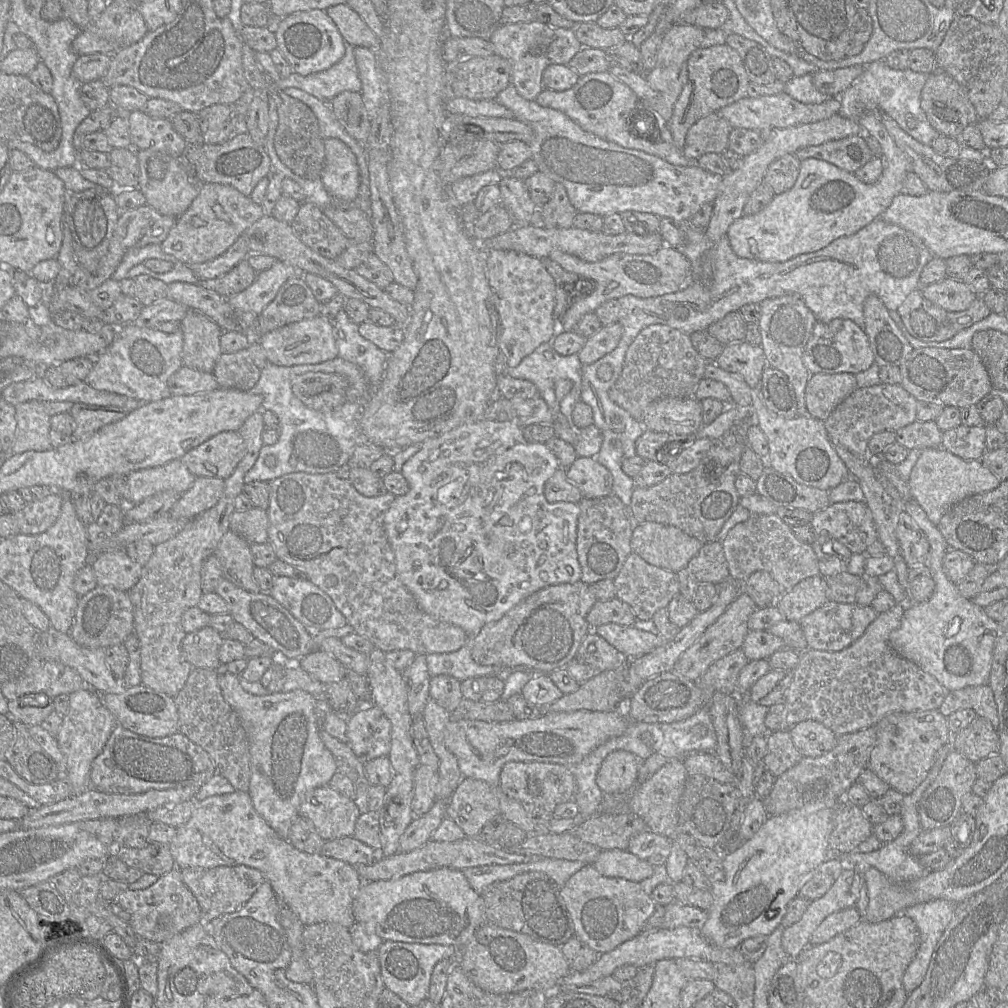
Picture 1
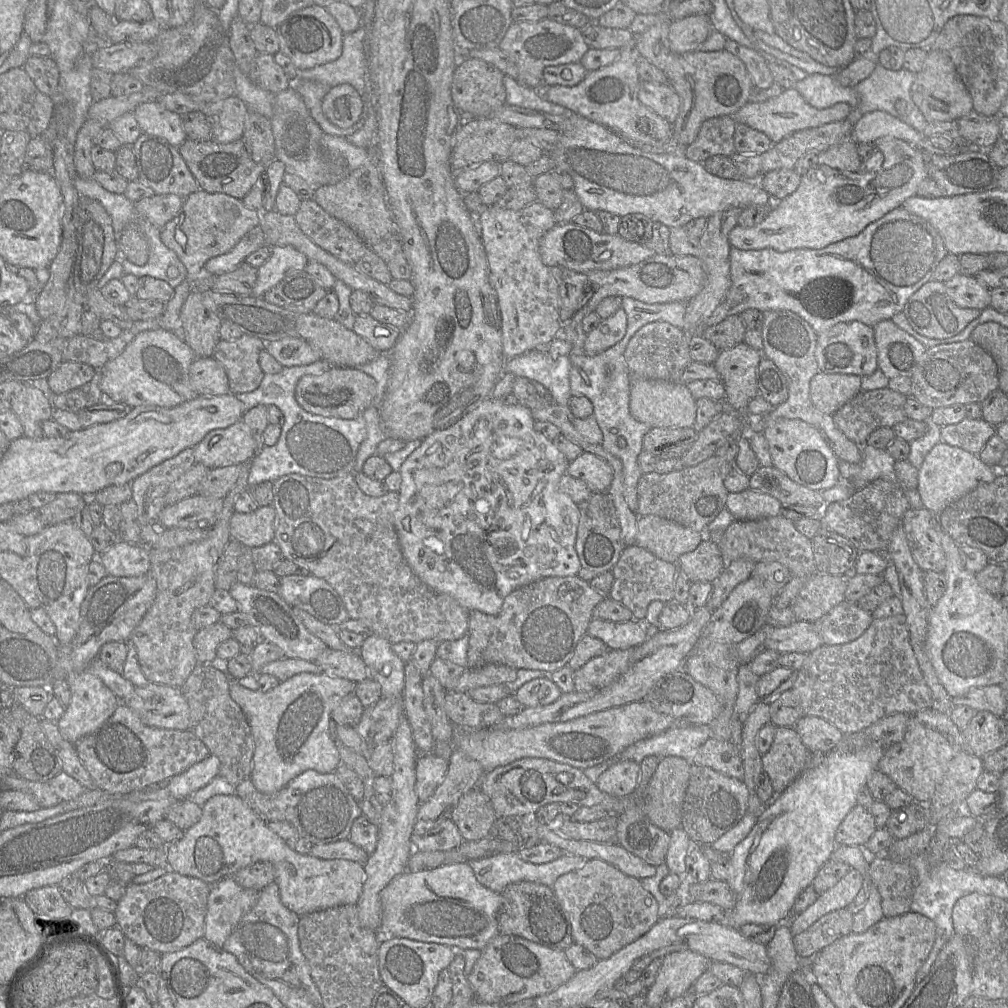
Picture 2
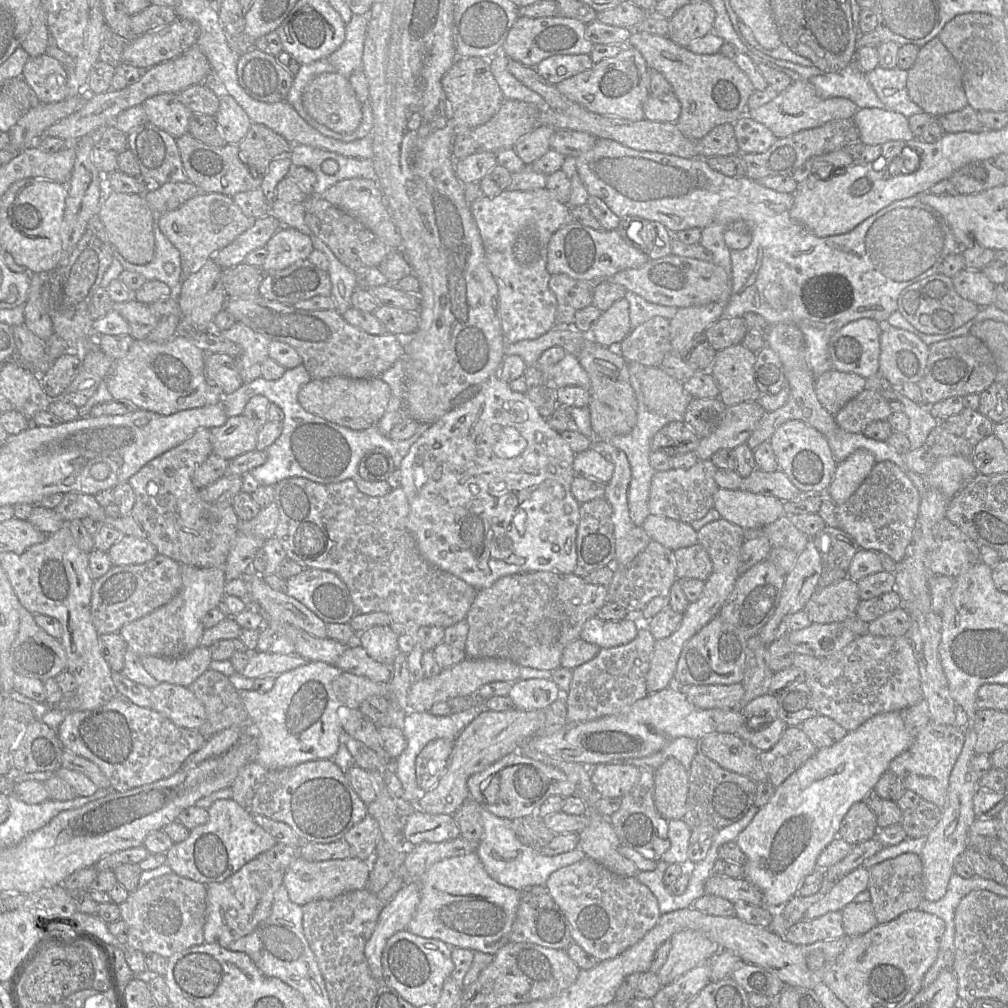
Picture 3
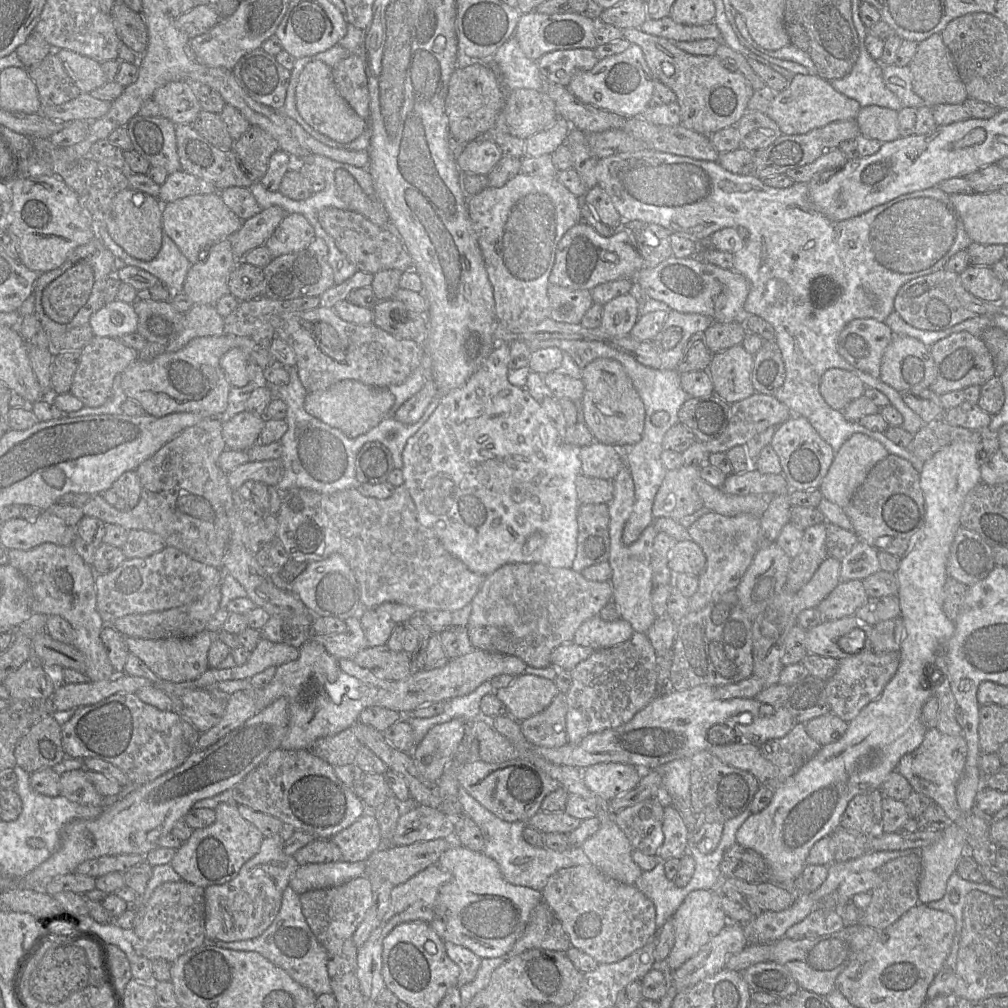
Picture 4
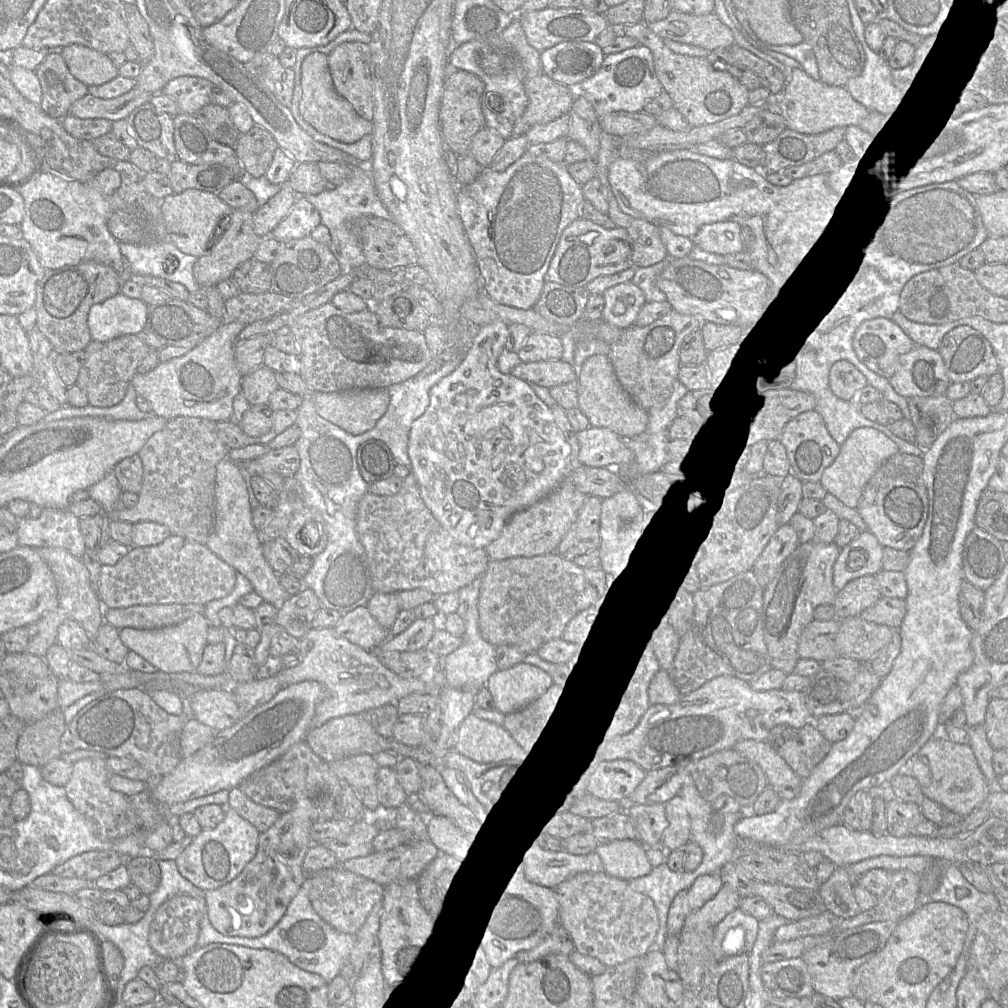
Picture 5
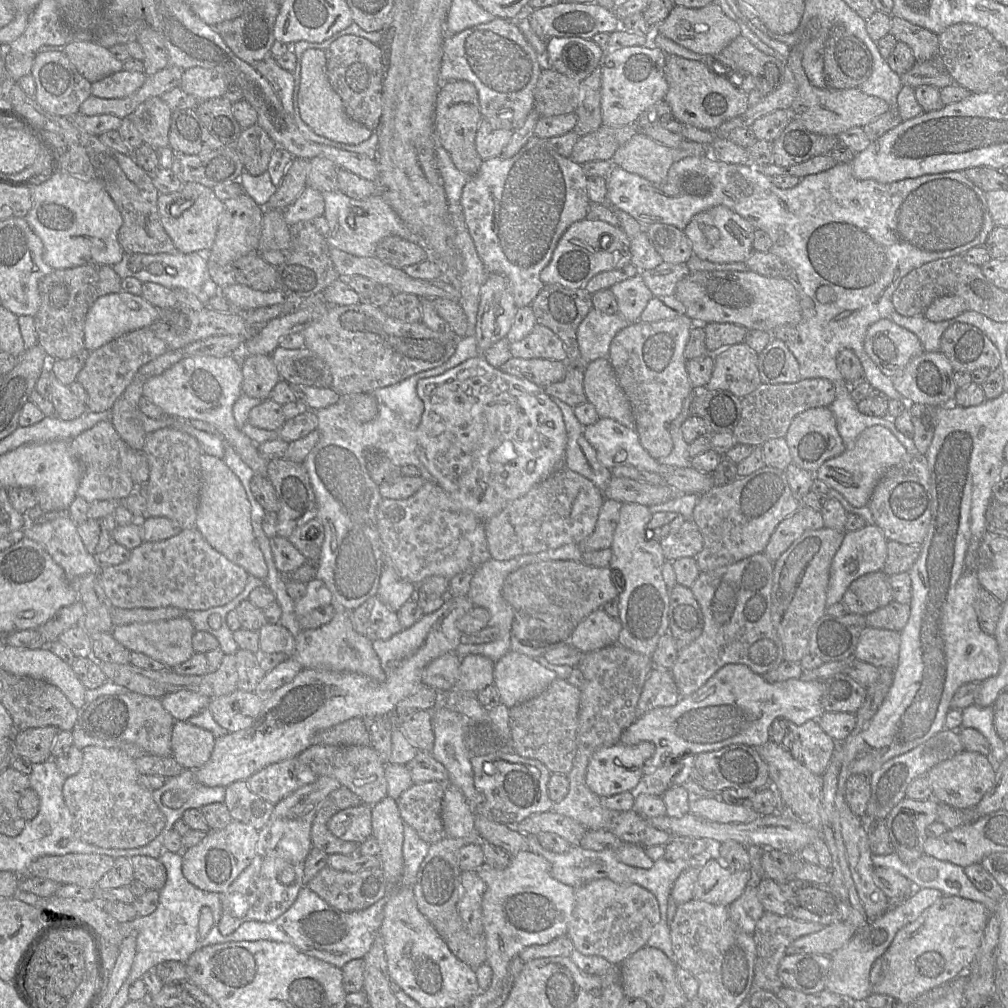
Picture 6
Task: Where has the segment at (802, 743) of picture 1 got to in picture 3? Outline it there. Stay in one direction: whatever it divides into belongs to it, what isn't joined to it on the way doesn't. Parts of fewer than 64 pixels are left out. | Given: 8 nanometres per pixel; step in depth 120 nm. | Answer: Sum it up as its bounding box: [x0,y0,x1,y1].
[800,714,848,750]

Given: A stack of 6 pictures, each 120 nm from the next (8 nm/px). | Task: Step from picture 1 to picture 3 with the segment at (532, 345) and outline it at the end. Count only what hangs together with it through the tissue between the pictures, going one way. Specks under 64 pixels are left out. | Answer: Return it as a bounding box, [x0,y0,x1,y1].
[470,188,570,343]

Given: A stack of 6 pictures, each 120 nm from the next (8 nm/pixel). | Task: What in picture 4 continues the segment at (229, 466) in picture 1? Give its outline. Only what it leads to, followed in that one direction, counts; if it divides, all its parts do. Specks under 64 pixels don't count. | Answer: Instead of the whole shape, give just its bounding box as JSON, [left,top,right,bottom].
[222,410,266,451]

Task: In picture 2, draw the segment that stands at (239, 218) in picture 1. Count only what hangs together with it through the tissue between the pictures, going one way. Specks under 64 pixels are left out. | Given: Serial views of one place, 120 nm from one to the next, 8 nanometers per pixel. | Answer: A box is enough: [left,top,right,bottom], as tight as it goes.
[159,189,261,331]

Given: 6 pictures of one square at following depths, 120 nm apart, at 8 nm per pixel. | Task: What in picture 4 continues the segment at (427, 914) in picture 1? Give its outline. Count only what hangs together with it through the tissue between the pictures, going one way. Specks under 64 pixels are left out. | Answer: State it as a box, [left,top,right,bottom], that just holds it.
[431,842,543,958]

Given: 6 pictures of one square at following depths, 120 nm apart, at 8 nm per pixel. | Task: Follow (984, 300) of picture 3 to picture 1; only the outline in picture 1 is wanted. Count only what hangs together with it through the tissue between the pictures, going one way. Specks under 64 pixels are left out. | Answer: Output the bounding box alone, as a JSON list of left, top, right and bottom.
[921,278,978,312]

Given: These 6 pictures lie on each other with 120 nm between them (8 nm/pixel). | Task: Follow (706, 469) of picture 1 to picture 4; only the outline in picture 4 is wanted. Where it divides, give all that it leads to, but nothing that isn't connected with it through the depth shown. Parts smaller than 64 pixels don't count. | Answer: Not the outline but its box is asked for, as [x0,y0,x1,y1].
[652,465,703,520]

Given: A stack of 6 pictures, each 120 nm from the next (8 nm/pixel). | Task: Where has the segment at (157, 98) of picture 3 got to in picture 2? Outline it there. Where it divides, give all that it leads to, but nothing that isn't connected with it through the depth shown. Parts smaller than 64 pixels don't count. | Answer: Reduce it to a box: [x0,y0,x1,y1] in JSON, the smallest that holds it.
[132,100,187,148]

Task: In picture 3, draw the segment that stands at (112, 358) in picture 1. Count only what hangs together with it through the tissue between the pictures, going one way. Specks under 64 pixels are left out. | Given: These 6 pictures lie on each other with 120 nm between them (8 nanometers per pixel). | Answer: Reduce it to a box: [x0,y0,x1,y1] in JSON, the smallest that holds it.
[106,334,221,415]

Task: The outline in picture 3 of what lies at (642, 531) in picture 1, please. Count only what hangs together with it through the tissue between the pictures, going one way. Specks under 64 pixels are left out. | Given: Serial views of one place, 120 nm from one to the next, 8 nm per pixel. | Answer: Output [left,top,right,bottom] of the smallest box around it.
[641,514,698,551]

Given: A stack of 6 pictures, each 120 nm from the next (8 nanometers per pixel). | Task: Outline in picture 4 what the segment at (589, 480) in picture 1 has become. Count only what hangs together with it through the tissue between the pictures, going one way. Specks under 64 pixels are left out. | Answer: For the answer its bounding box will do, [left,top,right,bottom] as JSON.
[579,441,624,481]

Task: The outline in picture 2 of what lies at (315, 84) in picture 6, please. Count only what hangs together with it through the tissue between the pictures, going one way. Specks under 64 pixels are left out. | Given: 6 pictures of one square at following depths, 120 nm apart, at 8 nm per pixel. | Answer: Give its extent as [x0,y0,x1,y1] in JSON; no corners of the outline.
[322,84,363,129]

